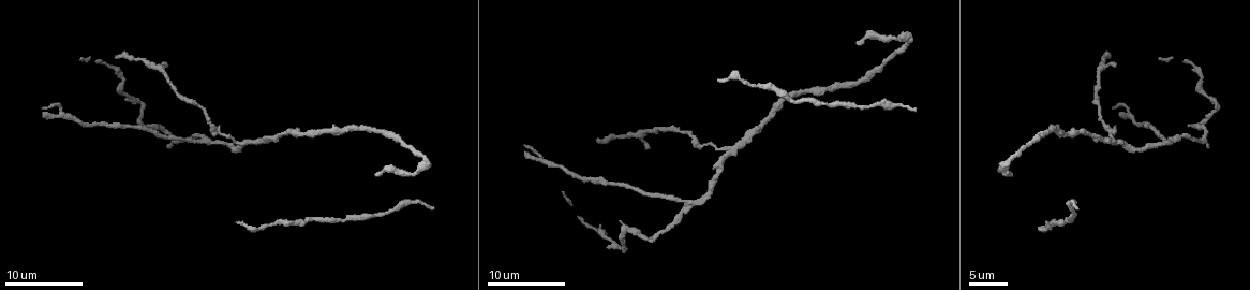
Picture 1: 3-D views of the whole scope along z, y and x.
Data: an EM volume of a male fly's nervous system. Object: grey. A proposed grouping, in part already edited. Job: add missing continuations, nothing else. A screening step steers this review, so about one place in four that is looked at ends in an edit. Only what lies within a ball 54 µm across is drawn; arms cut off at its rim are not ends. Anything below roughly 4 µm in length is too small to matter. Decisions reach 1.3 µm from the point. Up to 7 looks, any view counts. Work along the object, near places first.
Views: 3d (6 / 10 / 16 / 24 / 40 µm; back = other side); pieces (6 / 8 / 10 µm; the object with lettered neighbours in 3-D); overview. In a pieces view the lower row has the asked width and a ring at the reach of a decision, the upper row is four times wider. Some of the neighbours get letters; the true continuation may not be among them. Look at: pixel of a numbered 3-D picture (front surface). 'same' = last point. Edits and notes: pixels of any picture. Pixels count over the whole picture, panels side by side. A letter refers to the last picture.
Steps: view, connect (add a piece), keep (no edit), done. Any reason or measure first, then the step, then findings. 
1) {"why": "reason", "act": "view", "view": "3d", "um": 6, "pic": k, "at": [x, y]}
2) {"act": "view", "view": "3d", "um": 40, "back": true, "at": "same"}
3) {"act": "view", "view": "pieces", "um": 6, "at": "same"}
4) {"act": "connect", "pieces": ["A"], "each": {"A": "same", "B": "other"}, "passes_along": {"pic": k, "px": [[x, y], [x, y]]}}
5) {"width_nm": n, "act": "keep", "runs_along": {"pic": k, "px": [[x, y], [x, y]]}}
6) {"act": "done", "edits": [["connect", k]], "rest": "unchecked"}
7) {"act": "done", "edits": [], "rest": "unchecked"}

{"why": "free end", "act": "view", "view": "pieces", "um": 8, "pic": 1, "at": [720, 80]}

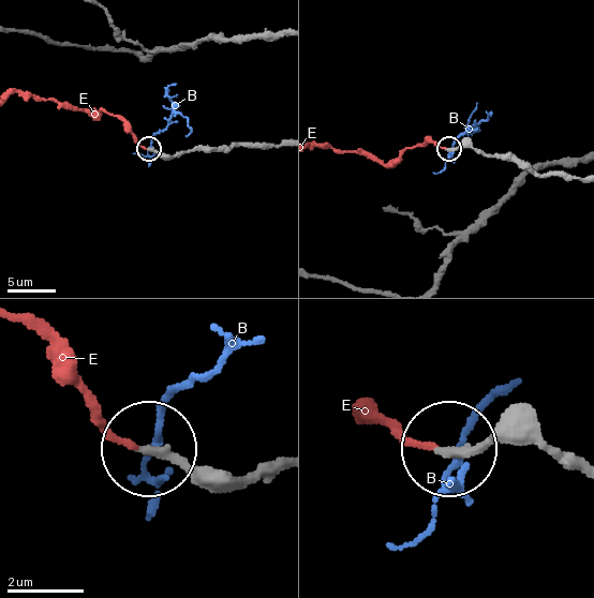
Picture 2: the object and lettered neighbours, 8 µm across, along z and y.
{"act": "connect", "pieces": ["E"], "each": {"B": "other", "E": "same"}, "passes_along": {"pic": 2, "px": [[538, 446], [494, 436], [427, 446], [379, 427]]}, "found": "the neuron continues"}

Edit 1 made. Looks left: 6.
{"why": "see it whole again", "act": "view", "view": "overview"}

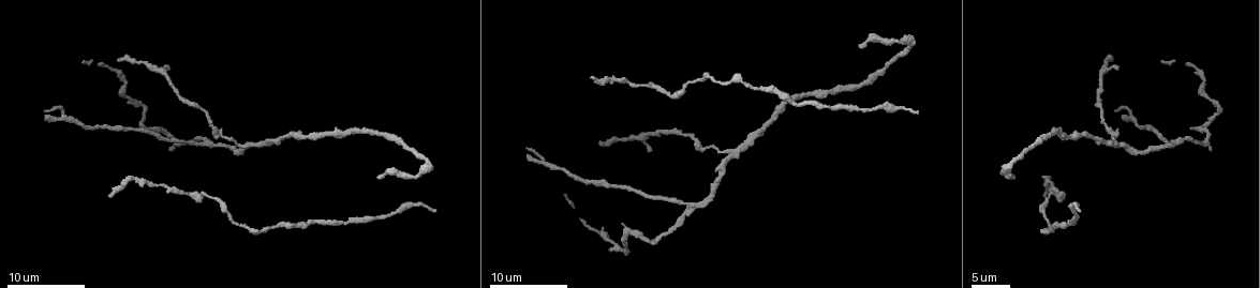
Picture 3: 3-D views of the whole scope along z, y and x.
{"why": "end of a long branch", "act": "view", "view": "pieces", "um": 10, "pic": 3, "at": [117, 60]}

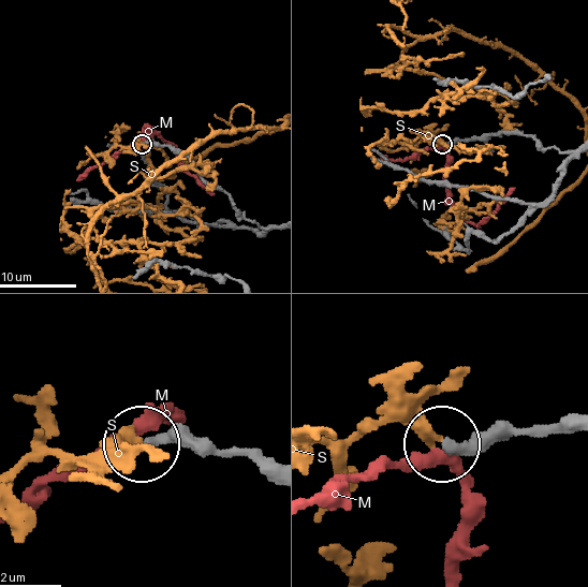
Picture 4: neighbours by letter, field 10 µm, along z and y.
{"act": "keep", "each": {"M": "other", "S": "other"}, "runs_along": {"pic": 4, "px": [[567, 419], [446, 442]]}, "found": "no lettered piece goes on from it"}

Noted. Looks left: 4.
{"why": "free end", "act": "view", "view": "pieces", "um": 10, "pic": 3, "at": [1208, 150]}

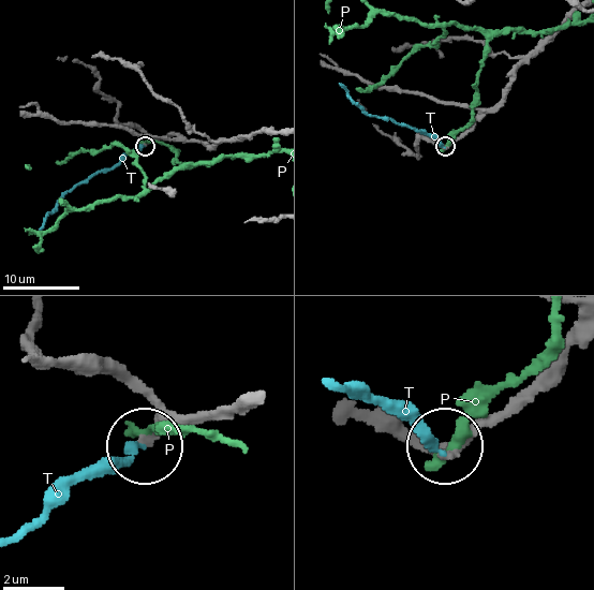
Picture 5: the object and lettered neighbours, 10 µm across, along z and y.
{"width_nm": 230, "act": "connect", "pieces": ["T"], "each": {"P": "other", "T": "same"}, "passes_along": {"pic": 5, "px": [[224, 409], [173, 419], [12, 532]]}, "found": "it goes on there"}

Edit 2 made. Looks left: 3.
{"act": "done", "edits": [["connect", 2], ["connect", 5]], "rest": "unchecked"}

